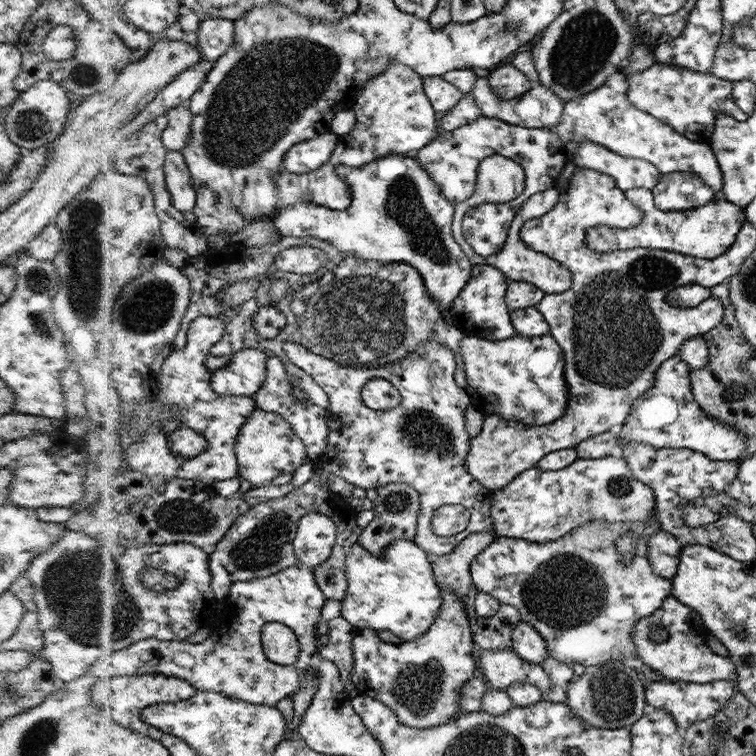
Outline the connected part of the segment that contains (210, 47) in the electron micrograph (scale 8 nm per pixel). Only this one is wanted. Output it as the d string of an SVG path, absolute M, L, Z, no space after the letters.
M207 18L202 21L200 40L197 46L211 61L220 60L236 43L235 21L225 18Z

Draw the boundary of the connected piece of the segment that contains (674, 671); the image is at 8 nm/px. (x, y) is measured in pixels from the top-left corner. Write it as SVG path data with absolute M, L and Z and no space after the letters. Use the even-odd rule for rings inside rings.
M673 594L662 603L658 611L638 622L632 632L632 638L636 642L637 658L660 673L666 681L707 684L716 683L718 680L736 680L736 665L728 657L714 653L709 648L710 636L711 632L703 624L702 616L692 608L686 607L686 604L676 599ZM653 625L662 625L670 633L665 642L657 644L650 638L648 632Z

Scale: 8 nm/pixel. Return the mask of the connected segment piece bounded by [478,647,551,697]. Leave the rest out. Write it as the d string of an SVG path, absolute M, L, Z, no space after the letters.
M510 647L503 650L480 650L478 656L480 675L488 680L493 689L505 691L518 682L534 684L542 696L550 691L549 674L538 663L530 663Z

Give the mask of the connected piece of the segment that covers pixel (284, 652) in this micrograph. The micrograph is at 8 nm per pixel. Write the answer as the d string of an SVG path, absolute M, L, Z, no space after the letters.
M281 623L268 624L263 637L267 656L283 665L294 665L301 659L302 646L297 632L289 625Z

